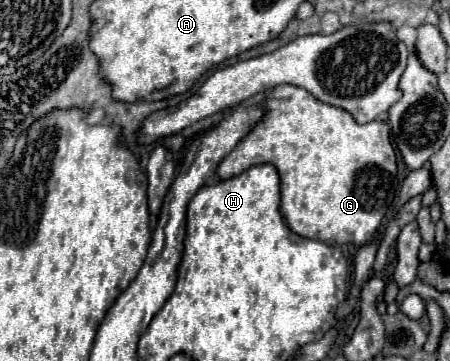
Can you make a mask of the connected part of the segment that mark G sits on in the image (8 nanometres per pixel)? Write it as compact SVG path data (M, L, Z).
M280 85L266 95L266 115L218 165L218 177L230 179L252 165L270 163L280 173L280 211L300 237L338 245L366 245L390 209L398 175L396 153L384 121L360 125L340 107L316 101L306 89Z

